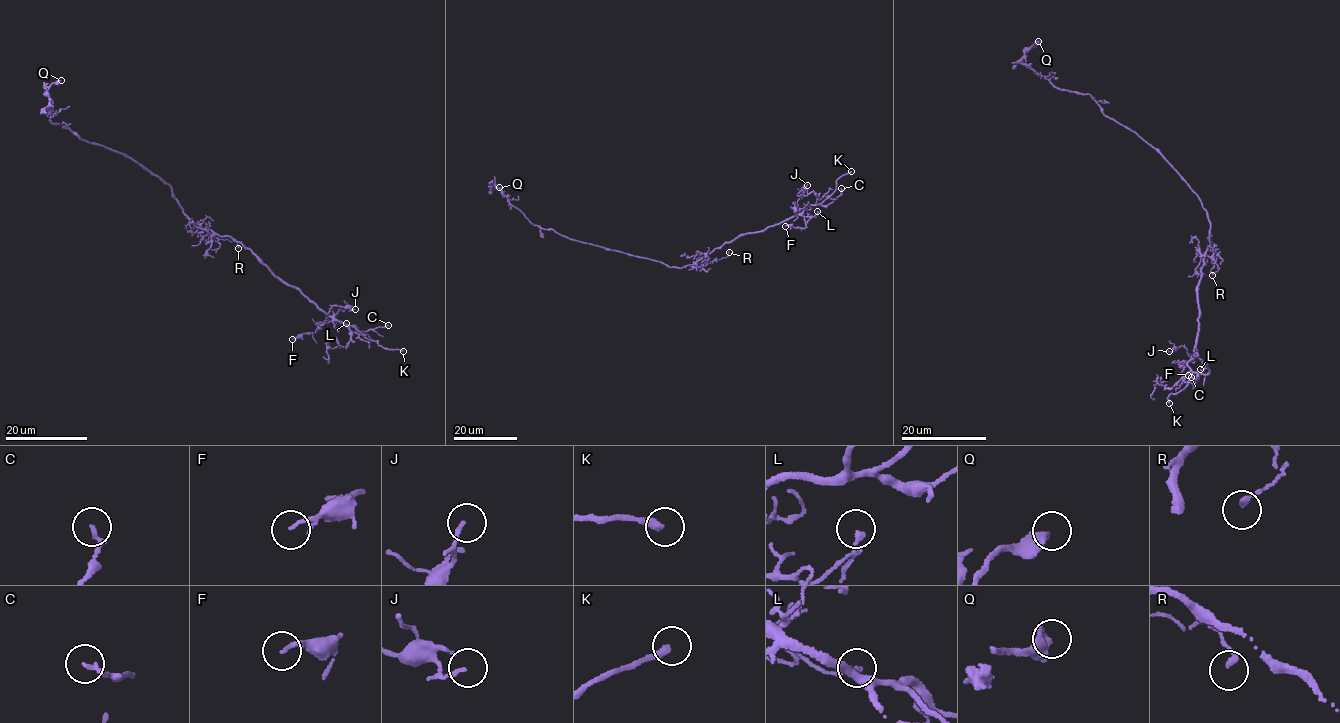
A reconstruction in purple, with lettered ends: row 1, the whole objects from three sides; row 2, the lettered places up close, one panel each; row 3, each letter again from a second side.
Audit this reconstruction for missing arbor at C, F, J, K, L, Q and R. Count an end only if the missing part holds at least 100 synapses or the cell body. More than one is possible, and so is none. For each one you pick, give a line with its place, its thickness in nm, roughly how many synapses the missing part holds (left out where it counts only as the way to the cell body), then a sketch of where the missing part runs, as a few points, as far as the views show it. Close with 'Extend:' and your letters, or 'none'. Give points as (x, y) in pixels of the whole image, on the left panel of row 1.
K: place (403, 351); calibre 280 nm; course (403, 351), (434, 374), (440, 383)
Extend: K

